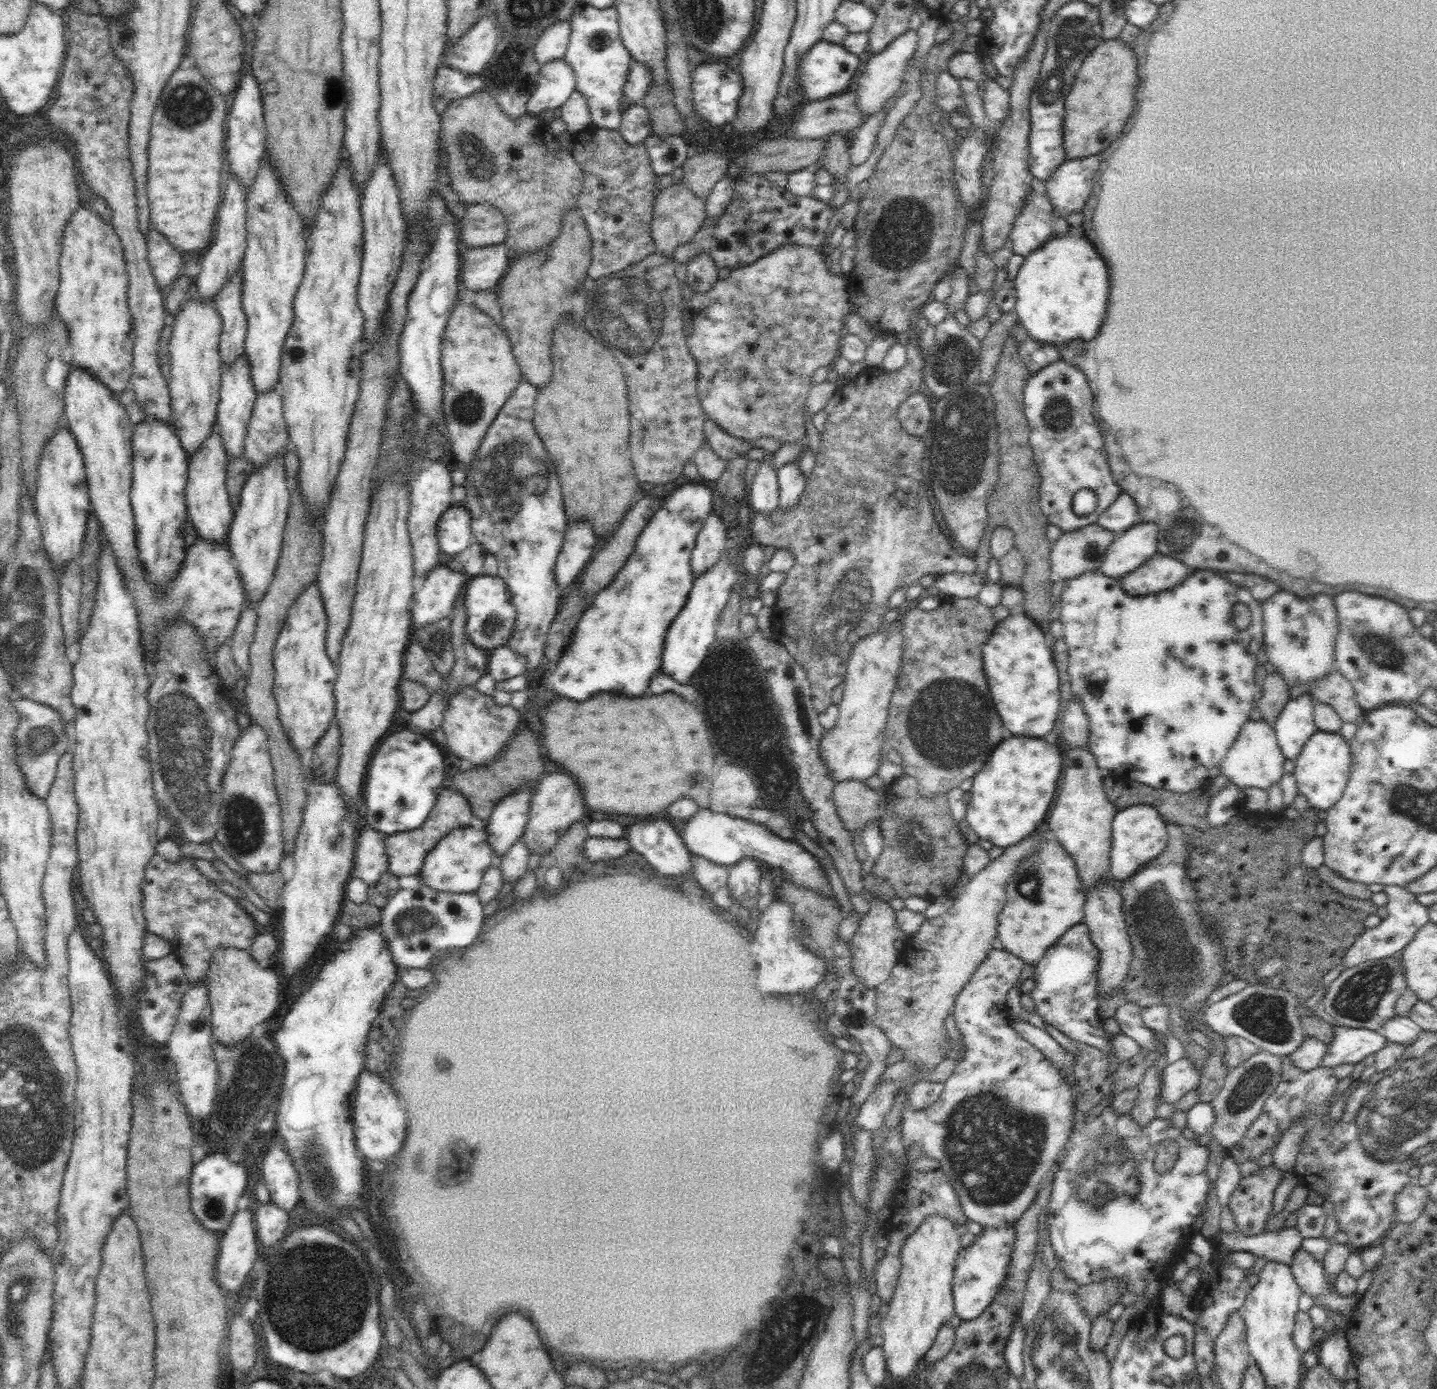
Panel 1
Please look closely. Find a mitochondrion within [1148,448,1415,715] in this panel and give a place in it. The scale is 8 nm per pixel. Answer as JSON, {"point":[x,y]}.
{"point":[1386,652]}

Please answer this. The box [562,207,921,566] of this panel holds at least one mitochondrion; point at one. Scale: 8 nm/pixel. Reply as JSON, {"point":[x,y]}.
{"point":[630,311]}

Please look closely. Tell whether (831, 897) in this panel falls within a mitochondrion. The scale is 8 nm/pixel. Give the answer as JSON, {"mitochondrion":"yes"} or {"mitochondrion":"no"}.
{"mitochondrion":"no"}

